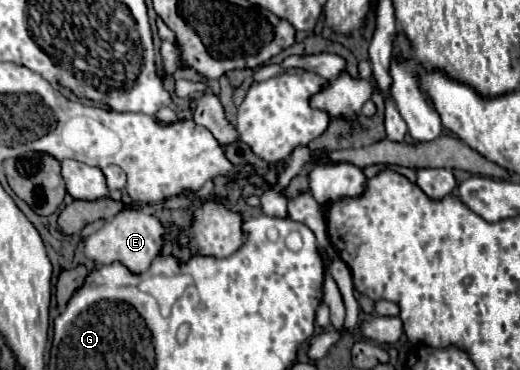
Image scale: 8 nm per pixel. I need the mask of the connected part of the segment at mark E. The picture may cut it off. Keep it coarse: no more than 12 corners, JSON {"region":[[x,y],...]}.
{"region":[[123,210],[85,240],[97,264],[141,274],[165,242],[163,224]]}

